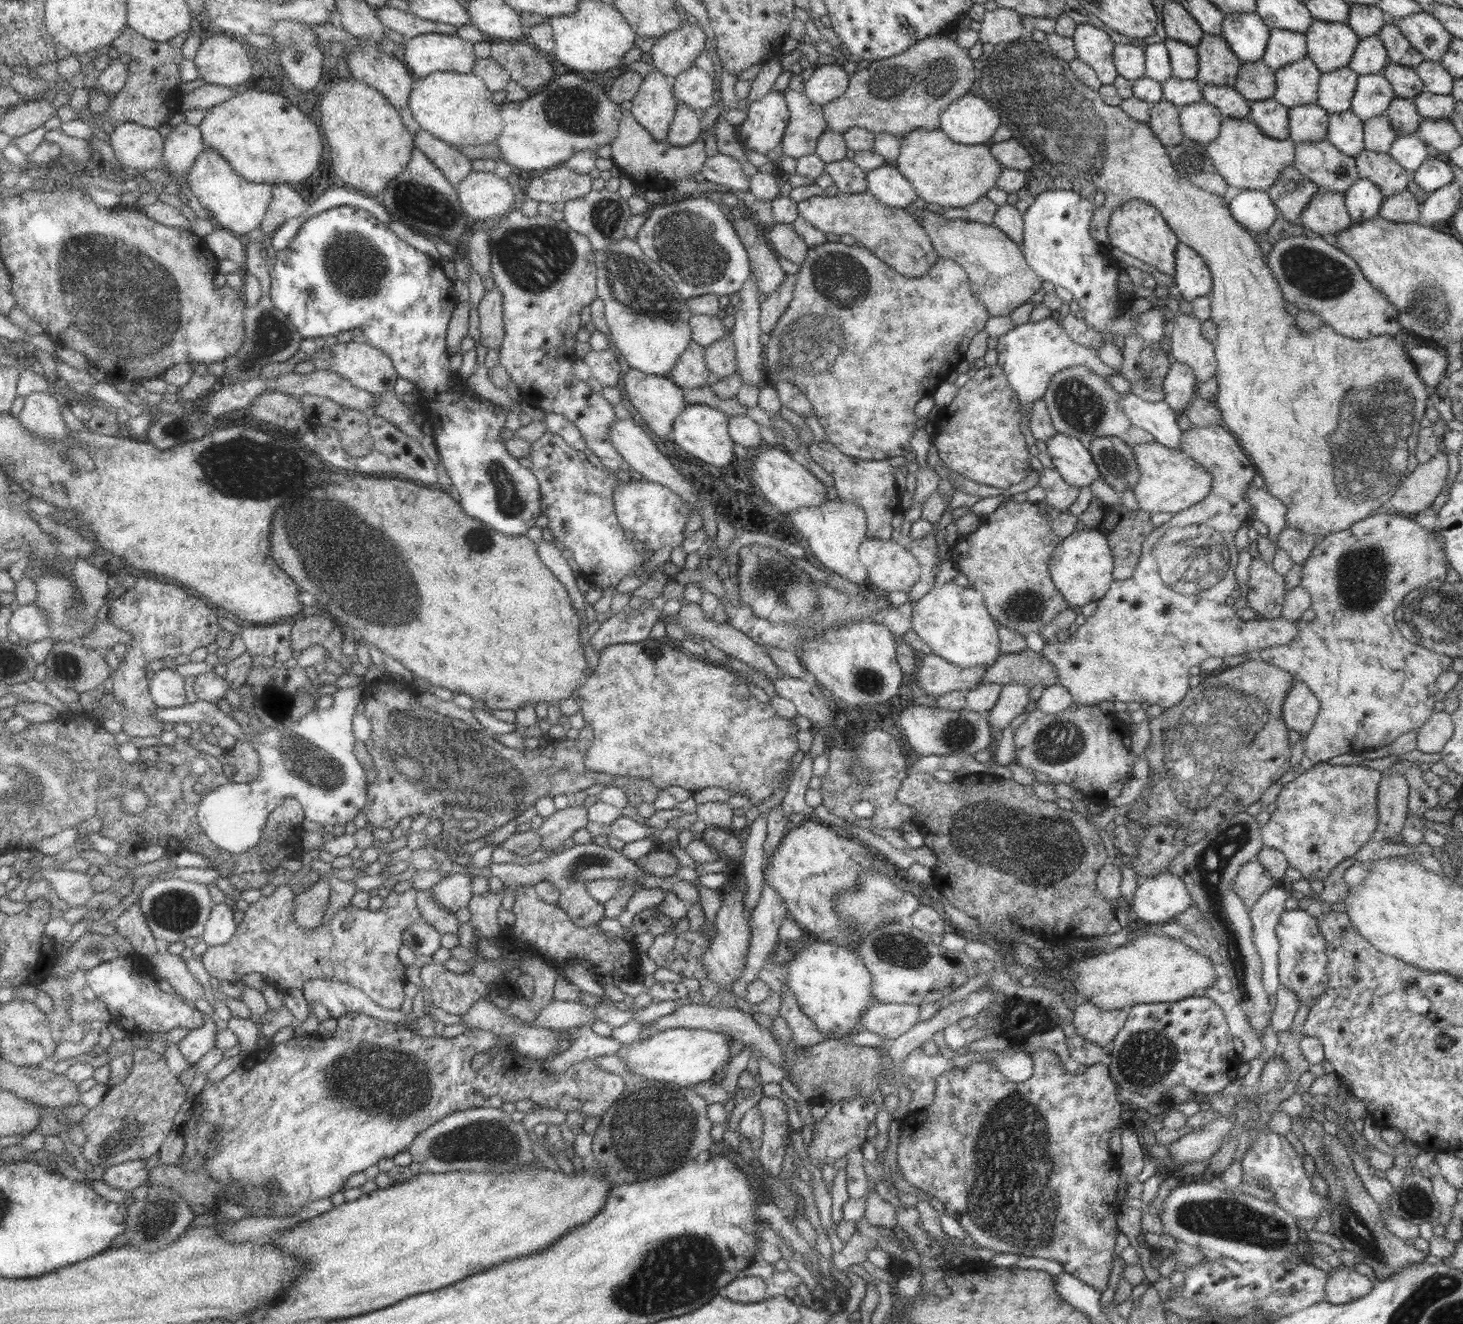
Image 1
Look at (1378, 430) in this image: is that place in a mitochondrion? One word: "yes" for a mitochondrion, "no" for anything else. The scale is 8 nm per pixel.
yes

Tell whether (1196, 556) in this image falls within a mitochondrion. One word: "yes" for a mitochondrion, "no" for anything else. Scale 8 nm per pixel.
yes

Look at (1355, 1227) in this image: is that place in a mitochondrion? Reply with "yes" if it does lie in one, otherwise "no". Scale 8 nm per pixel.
yes

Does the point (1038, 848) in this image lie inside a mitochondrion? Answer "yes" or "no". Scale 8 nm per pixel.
yes

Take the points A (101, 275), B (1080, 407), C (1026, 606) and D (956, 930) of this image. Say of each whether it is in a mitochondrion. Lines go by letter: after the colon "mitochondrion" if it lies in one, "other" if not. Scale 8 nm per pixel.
A: mitochondrion
B: mitochondrion
C: mitochondrion
D: other

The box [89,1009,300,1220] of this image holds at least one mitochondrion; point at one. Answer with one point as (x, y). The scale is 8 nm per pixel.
(215, 1137)

